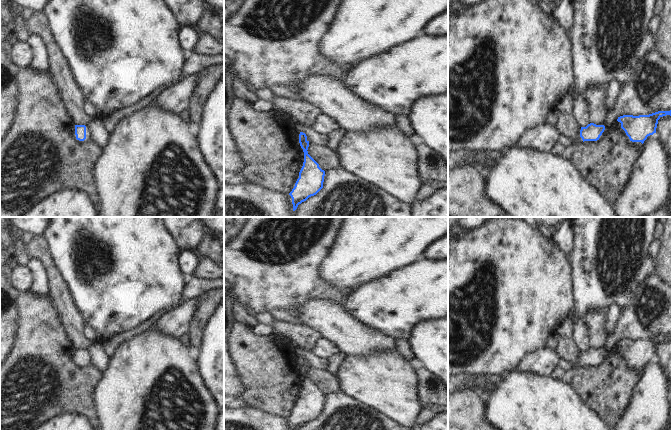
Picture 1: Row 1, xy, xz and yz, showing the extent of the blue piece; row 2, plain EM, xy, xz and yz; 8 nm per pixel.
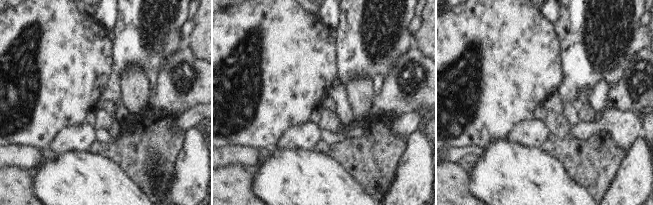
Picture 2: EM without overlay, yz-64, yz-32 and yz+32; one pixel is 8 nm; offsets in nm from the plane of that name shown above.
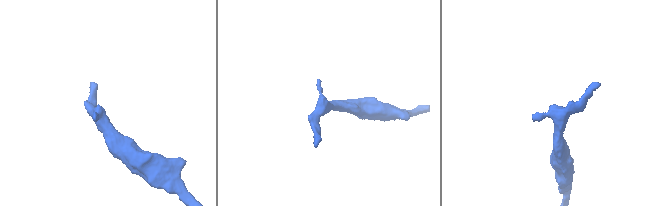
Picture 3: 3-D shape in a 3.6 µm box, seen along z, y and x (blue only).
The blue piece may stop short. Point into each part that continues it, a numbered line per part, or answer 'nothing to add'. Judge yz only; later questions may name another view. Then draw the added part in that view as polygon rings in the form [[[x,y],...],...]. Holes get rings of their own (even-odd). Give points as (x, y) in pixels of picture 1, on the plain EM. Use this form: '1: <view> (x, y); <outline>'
1: yz (567, 365); [[[561,358],[560,359],[560,365],[565,369],[565,370],[570,370],[573,367],[578,367],[578,366],[583,366],[582,362],[580,361],[580,358],[573,364],[566,359]]]

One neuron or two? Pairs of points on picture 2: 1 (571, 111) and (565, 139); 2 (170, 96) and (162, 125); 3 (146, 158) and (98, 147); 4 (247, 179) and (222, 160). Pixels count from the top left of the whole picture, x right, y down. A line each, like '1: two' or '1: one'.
1: two
2: two
3: one
4: two

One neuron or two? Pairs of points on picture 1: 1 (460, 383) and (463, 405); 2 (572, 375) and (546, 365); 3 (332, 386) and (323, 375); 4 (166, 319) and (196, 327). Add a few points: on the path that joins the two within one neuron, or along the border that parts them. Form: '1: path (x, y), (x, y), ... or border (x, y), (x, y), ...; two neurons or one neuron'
1: border (458, 390), (474, 389), (484, 395); two neurons
2: border (559, 364), (551, 374); two neurons
3: path (329, 383), (324, 378); one neuron
4: border (198, 303), (187, 331); two neurons

